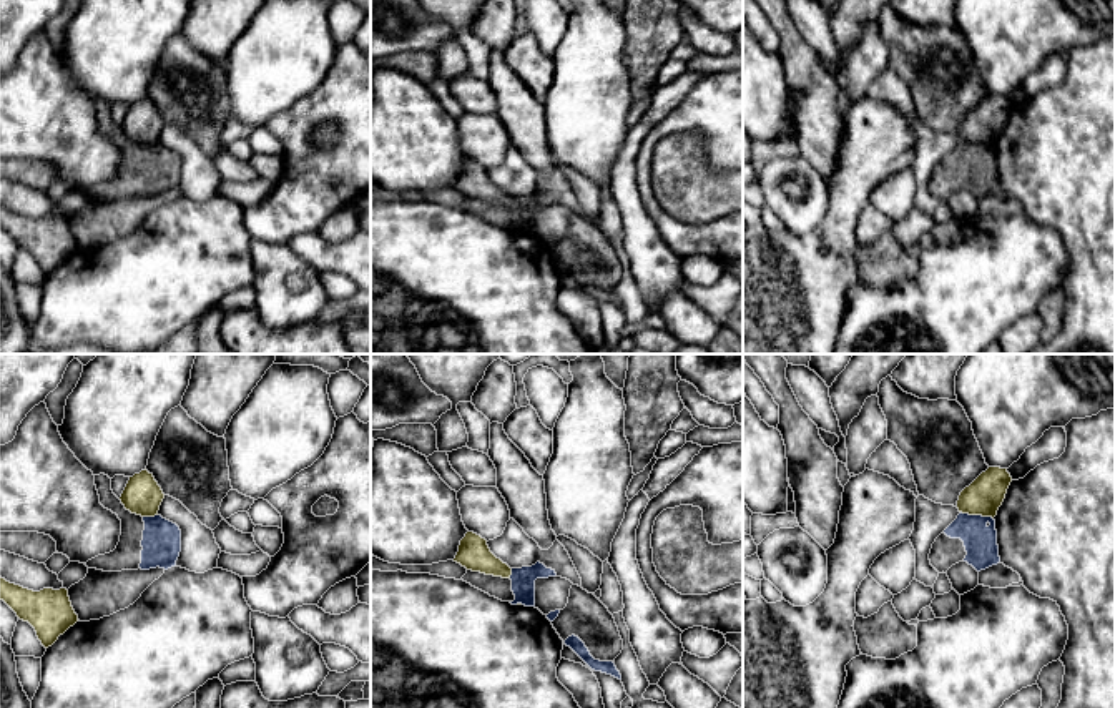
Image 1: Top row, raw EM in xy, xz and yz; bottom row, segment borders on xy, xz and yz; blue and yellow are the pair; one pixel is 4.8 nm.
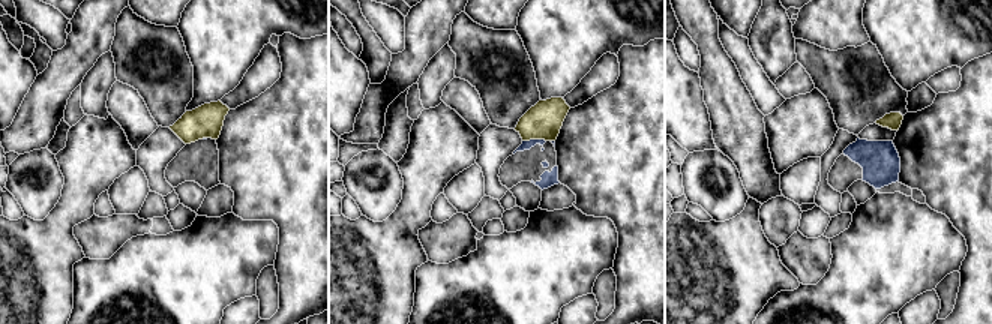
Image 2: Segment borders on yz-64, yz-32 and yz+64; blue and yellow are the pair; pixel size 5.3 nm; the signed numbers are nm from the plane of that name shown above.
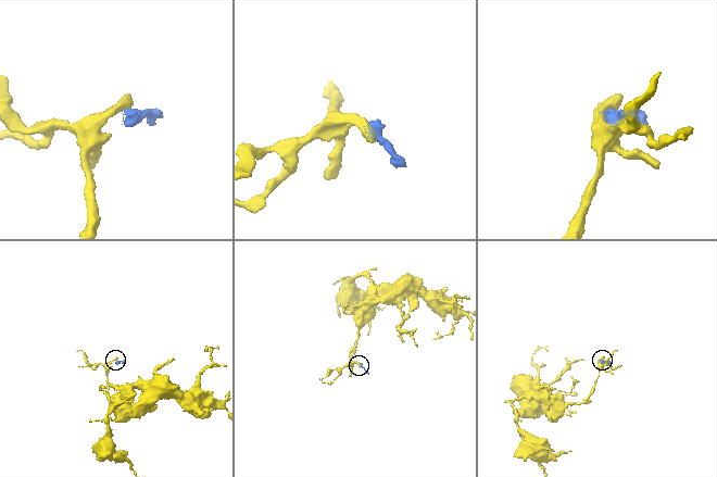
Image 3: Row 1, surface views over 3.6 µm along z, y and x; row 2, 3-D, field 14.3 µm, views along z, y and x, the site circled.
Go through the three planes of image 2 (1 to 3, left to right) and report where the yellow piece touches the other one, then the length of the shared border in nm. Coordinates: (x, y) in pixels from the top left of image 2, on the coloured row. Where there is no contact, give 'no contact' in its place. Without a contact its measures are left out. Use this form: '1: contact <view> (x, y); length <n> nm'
1: contact yz-64 (203, 138); length 30 nm
2: contact yz-32 (533, 140); length 130 nm
3: no contact

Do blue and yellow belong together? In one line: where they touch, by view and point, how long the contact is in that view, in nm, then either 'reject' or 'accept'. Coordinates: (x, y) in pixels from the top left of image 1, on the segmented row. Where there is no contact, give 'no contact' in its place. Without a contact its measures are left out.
contact yz (977, 516); length 170 nm; reject

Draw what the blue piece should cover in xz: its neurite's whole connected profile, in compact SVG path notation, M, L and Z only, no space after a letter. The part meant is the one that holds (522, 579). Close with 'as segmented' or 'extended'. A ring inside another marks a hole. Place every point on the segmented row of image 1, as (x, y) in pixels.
M537 562L532 567L512 568L508 578L467 570L462 580L502 602L535 607L535 580L555 575L555 570Z; extended

